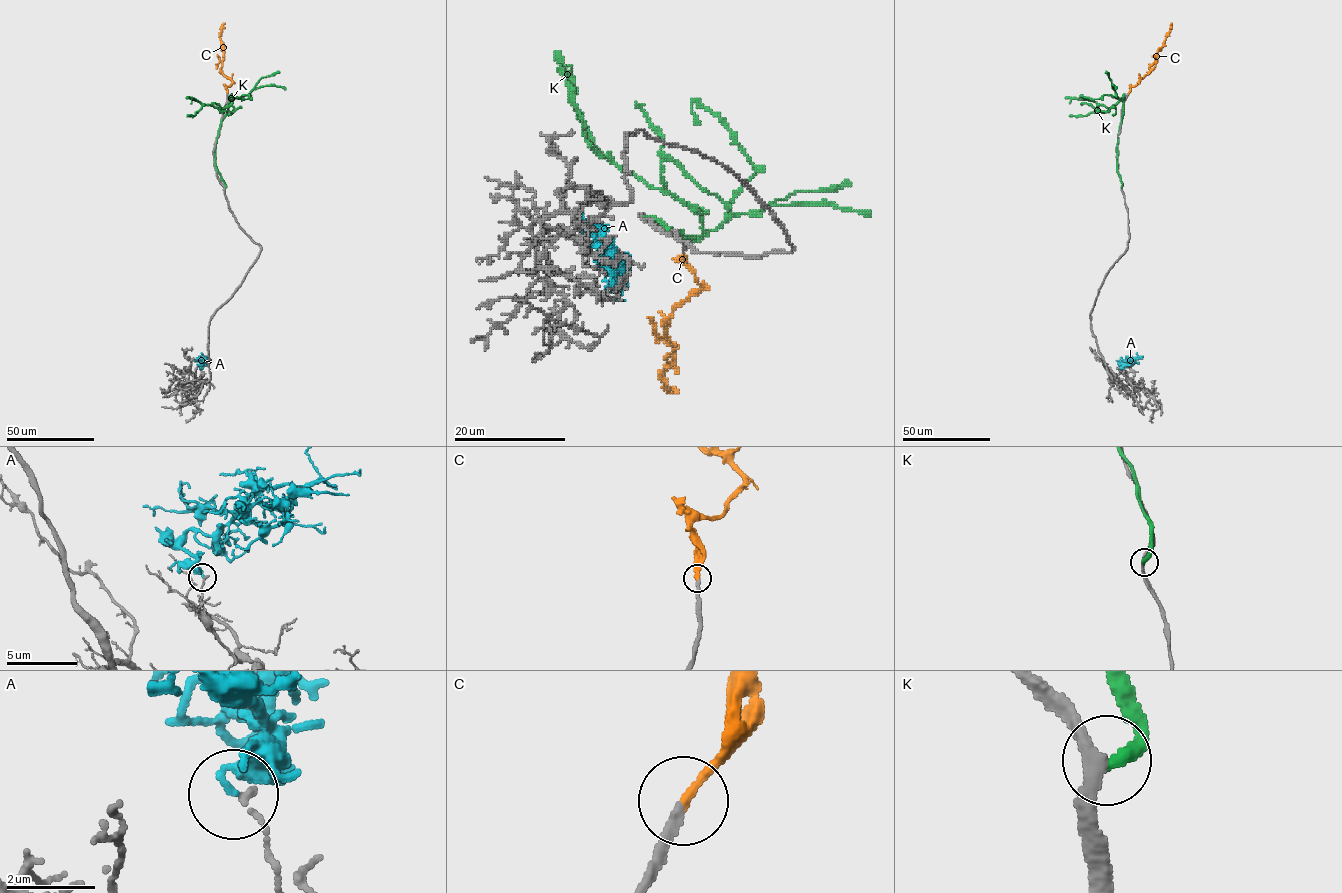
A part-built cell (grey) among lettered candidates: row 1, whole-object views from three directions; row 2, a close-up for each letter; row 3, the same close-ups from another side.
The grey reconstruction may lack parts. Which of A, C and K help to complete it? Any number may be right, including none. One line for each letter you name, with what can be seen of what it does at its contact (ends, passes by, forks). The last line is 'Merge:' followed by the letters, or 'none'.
C: It ends there
Merge: C

